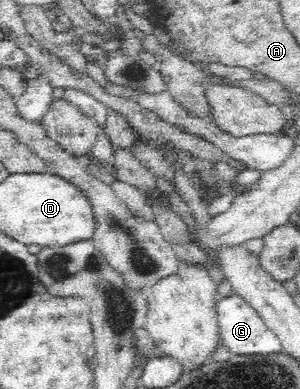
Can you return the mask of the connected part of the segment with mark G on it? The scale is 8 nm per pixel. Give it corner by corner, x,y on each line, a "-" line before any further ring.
238,294
220,297
216,303
220,332
219,345
225,347
231,355
270,355
283,353
279,337
262,321
256,310

